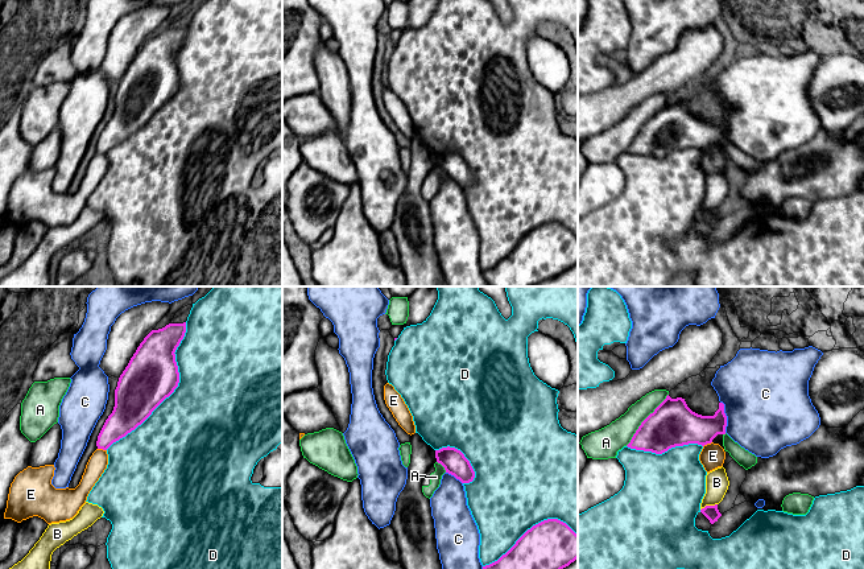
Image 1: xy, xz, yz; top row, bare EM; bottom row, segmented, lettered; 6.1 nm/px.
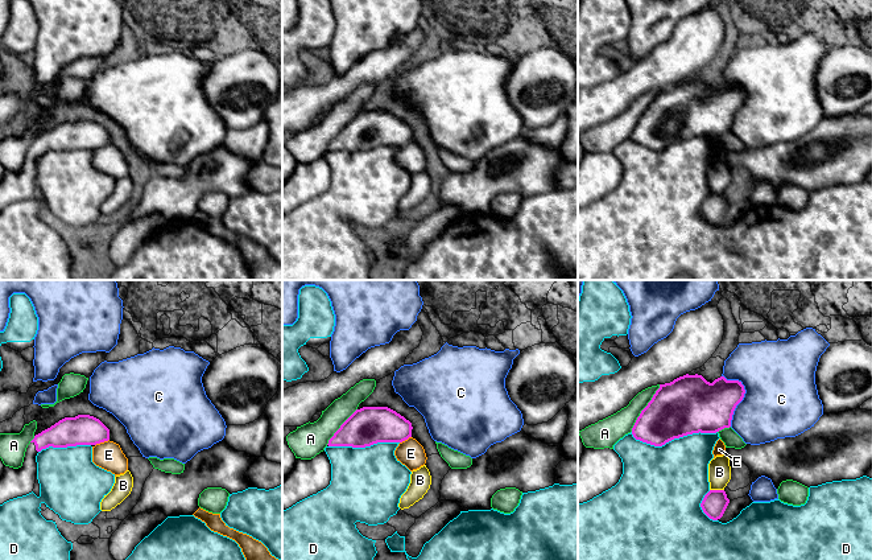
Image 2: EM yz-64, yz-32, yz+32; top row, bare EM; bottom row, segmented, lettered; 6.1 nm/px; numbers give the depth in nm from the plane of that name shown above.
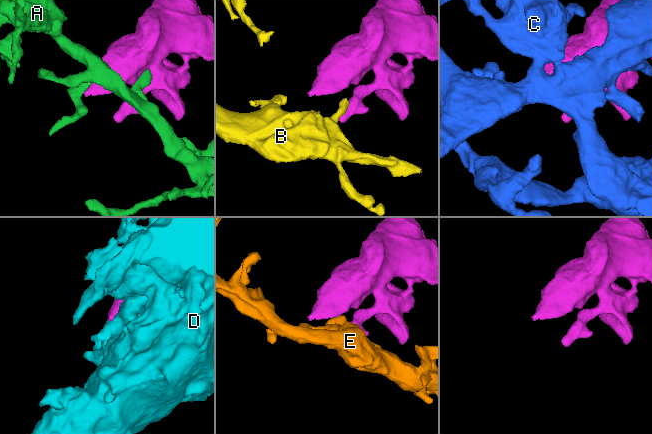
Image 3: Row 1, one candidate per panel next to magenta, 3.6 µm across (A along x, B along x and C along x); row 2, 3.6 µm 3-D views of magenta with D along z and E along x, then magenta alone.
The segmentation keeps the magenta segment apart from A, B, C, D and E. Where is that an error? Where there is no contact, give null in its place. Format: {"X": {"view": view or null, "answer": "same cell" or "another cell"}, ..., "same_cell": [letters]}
{"A": {"view": "yz", "answer": "another cell"}, "B": {"view": "yz", "answer": "another cell"}, "C": {"view": "yz", "answer": "another cell"}, "D": {"view": "xy", "answer": "another cell"}, "E": {"view": "xy", "answer": "another cell"}, "same_cell": []}

